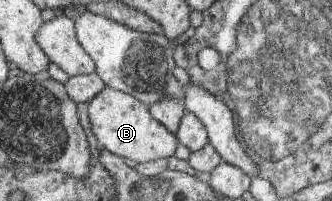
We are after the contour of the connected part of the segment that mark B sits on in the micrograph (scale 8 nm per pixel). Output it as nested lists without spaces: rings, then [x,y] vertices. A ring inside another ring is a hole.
[[[107,87],[88,107],[89,123],[100,147],[137,163],[176,156],[180,147],[175,133],[153,118],[151,110],[129,93]]]

